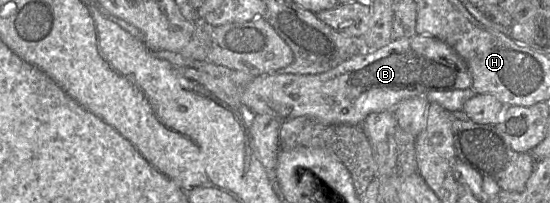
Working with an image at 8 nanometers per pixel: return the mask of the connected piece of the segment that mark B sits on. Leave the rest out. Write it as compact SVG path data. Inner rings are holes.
M416 34L355 55L320 74L254 76L243 88L242 103L255 115L269 114L281 122L310 117L327 125L360 126L370 114L393 110L406 99L471 85L469 69L453 48L437 38Z

